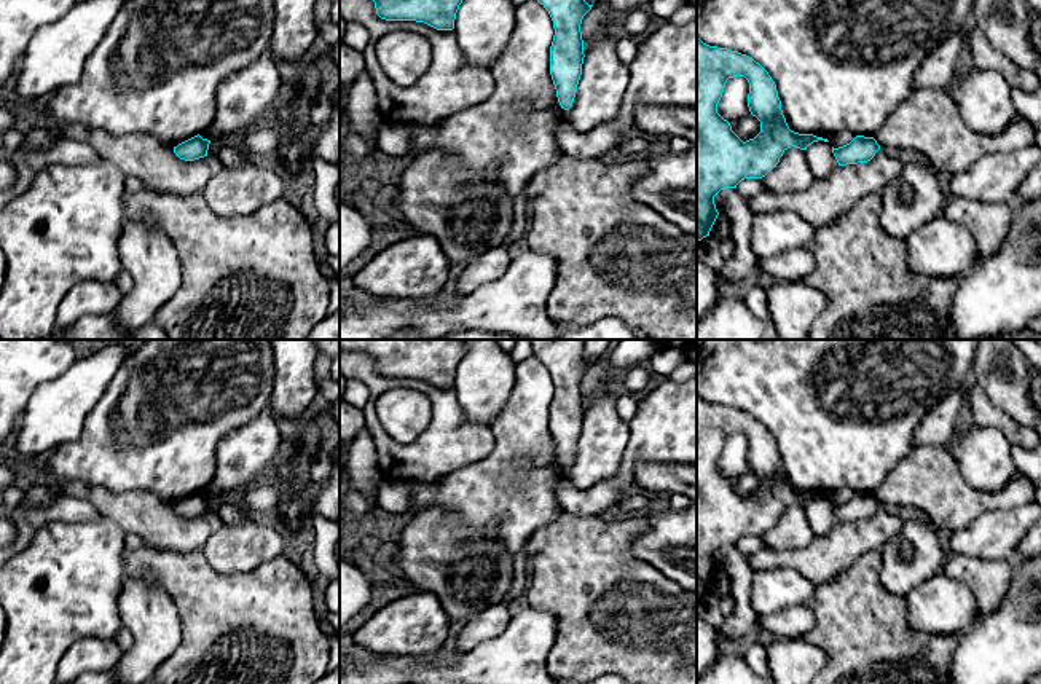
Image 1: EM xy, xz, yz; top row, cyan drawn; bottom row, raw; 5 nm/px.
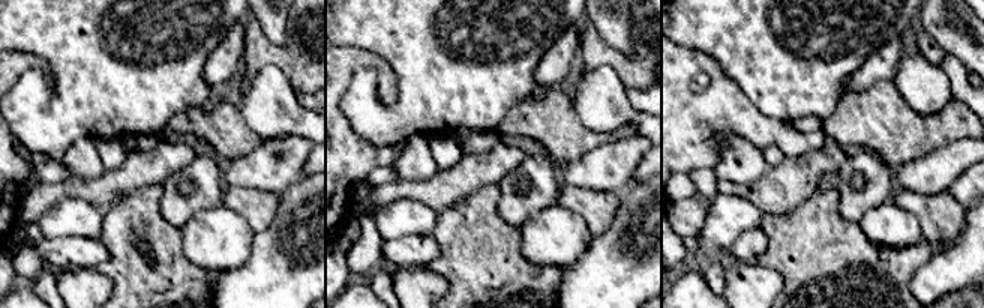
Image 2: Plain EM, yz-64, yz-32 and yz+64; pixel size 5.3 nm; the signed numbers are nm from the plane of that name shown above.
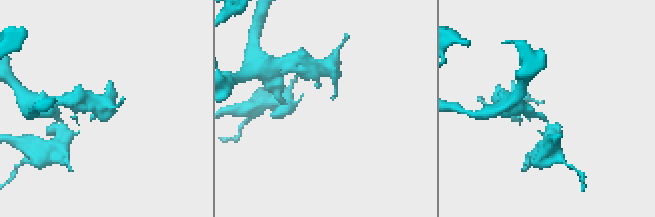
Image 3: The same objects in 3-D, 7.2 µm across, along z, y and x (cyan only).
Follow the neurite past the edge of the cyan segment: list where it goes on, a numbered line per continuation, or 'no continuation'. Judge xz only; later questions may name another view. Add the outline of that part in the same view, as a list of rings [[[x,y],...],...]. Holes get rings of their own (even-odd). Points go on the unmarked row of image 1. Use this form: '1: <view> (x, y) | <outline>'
no continuation

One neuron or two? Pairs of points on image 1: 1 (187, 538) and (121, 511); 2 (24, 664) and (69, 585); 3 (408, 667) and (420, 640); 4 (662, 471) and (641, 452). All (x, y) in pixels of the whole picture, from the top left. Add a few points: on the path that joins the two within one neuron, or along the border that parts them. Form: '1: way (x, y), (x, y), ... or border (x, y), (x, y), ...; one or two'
1: way (171, 531), (161, 528), (149, 517), (137, 515); one
2: way (34, 644), (50, 605); one
3: border (440, 652), (384, 657); two
4: border (679, 463), (640, 463), (635, 469), (633, 488); two

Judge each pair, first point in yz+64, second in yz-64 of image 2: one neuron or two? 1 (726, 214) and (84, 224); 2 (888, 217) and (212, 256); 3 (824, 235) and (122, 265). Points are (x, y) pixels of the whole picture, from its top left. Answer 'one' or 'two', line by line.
1: one
2: one
3: one

